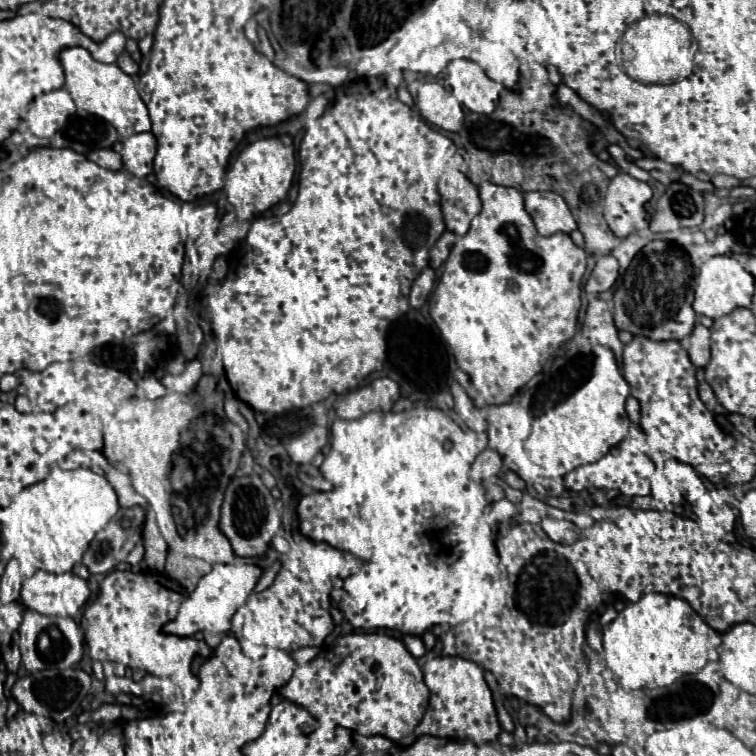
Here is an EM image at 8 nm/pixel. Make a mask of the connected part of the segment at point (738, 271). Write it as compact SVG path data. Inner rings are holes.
M718 255L702 265L696 281L696 299L692 307L698 315L718 319L722 315L732 313L738 307L750 307L752 293L754 293L754 277L736 259L728 255Z

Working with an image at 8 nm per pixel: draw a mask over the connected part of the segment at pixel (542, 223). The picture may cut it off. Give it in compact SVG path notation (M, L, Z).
M524 193L524 205L540 235L554 235L560 231L570 235L574 229L578 229L576 219L572 217L566 201L558 193Z

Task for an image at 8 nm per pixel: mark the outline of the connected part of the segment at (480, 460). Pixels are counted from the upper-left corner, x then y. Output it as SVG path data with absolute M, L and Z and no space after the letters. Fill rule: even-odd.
M486 447L478 457L476 461L472 463L472 469L470 469L470 479L476 481L476 483L482 483L482 481L488 481L492 477L496 477L500 473L500 467L502 467L502 457Z

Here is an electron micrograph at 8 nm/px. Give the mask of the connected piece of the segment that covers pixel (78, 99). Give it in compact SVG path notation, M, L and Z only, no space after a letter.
M82 47L64 49L60 53L60 61L66 73L66 89L76 103L75 116L84 114L99 117L118 131L144 133L150 131L150 117L144 101L138 95L136 83L130 75L126 75L118 65L106 65L92 59L92 55Z

